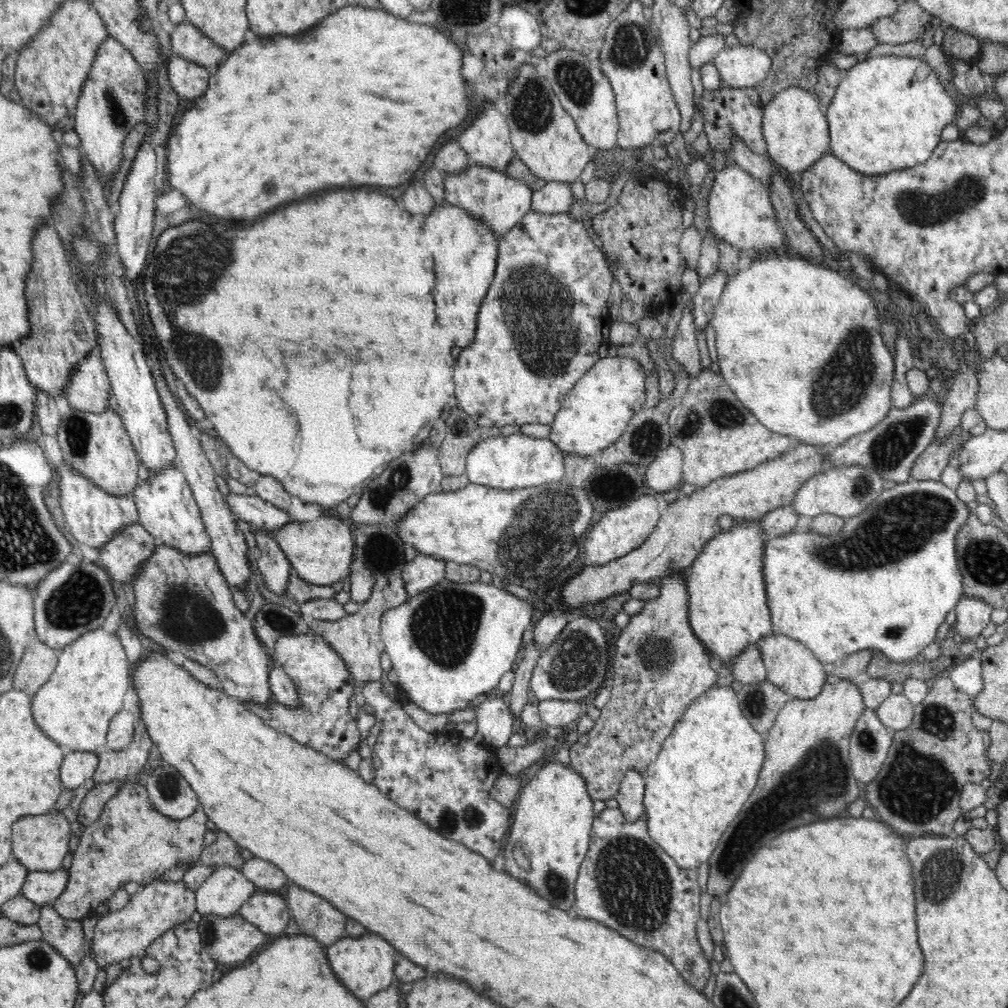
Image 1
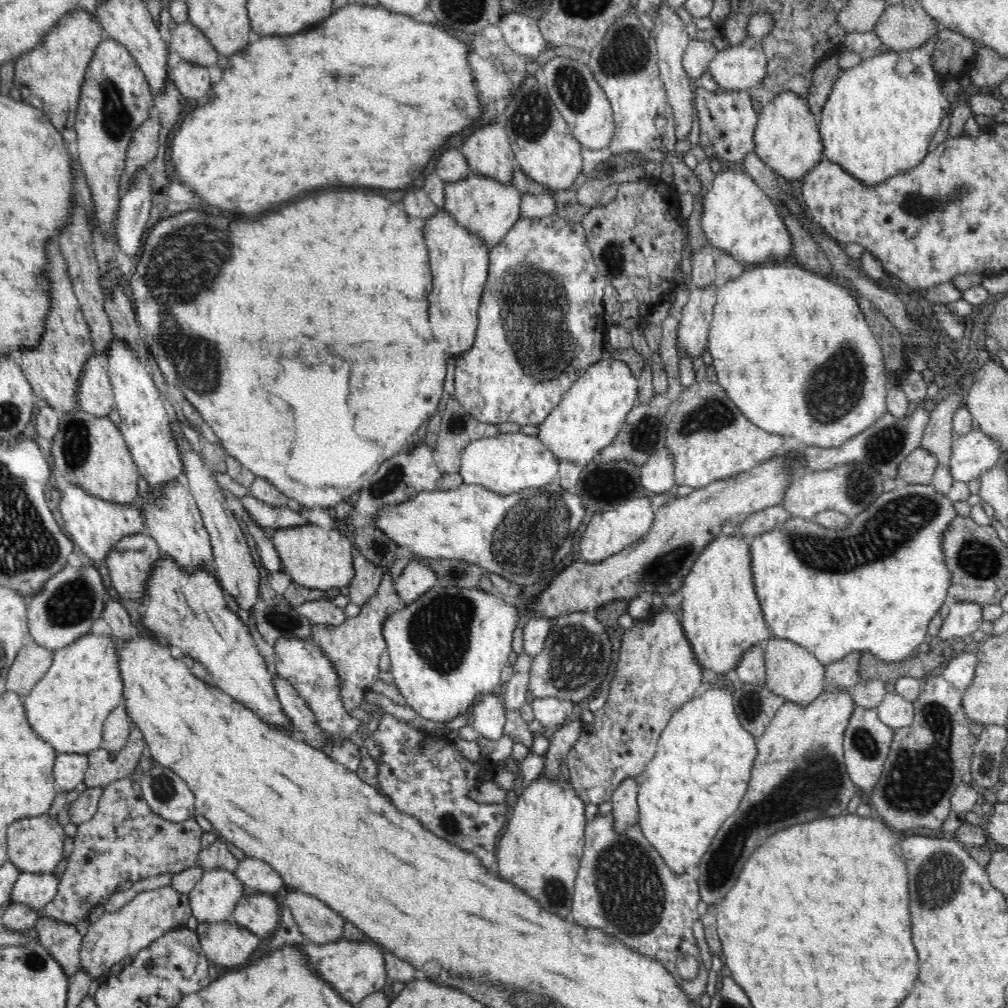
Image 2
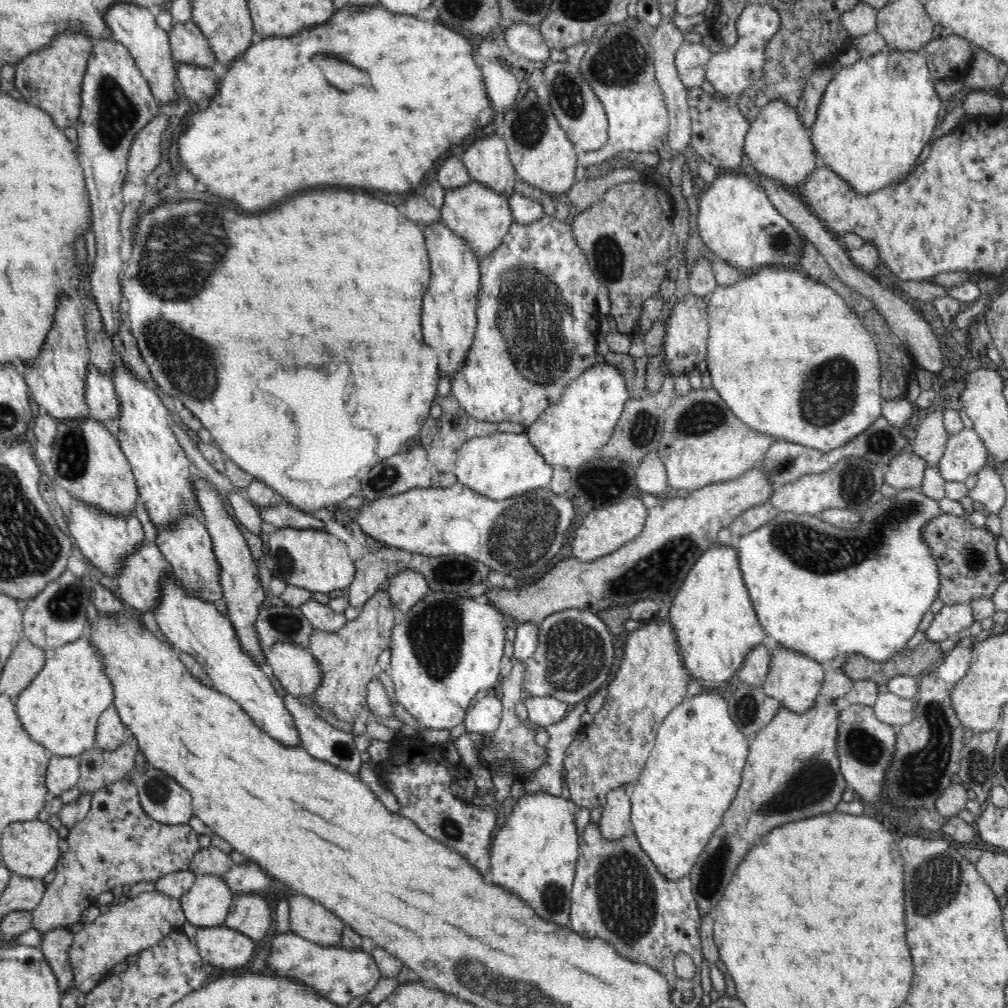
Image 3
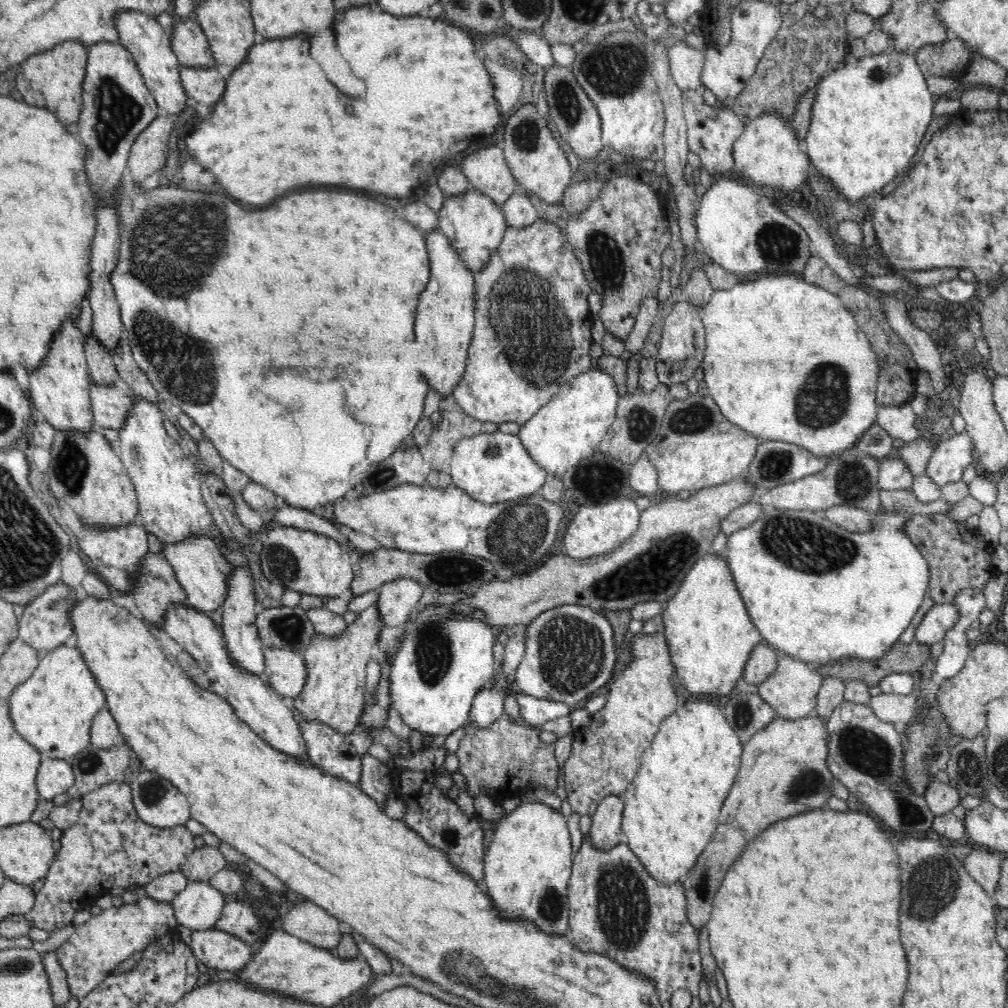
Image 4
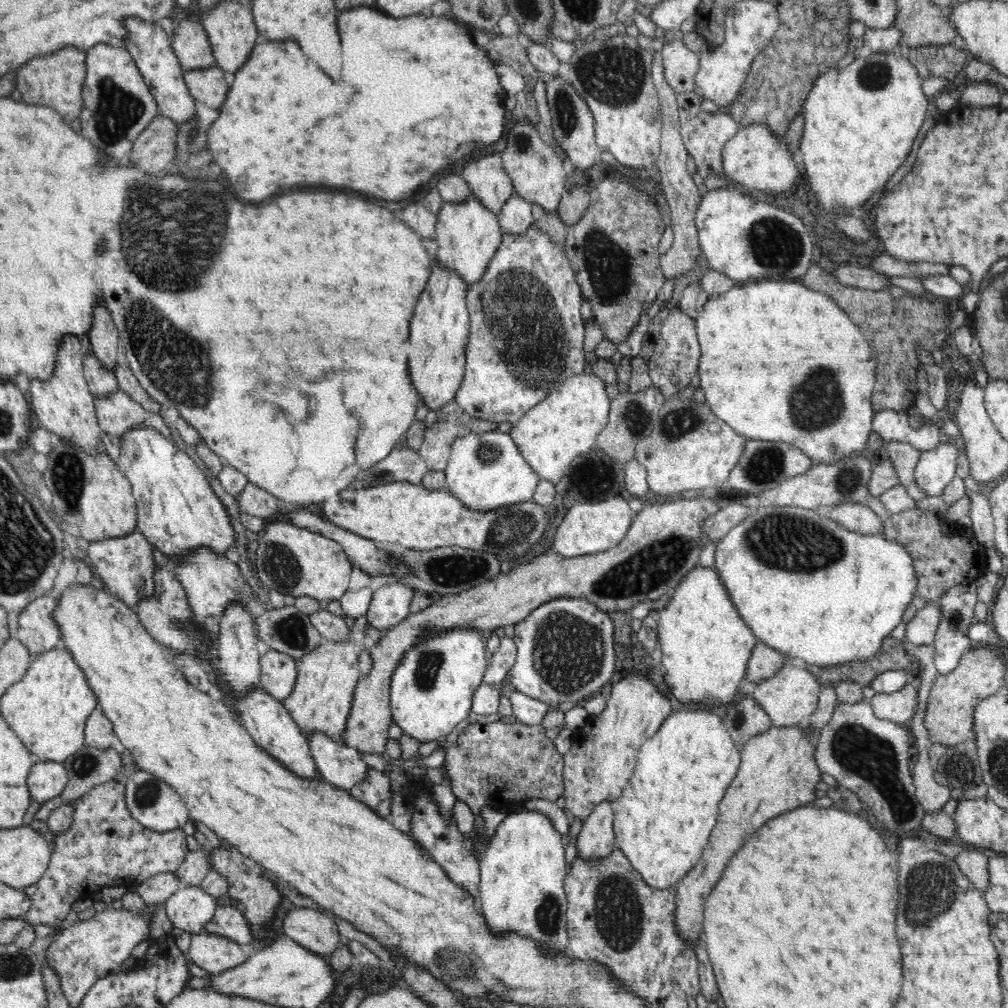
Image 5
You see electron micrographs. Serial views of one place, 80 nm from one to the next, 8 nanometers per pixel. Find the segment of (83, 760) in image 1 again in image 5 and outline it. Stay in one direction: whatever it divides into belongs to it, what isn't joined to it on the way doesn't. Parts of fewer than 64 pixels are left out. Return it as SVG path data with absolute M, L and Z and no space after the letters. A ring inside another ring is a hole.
M38 760L28 772L28 786L31 801L41 804L54 797L60 797L68 784L68 773L64 763L58 761Z

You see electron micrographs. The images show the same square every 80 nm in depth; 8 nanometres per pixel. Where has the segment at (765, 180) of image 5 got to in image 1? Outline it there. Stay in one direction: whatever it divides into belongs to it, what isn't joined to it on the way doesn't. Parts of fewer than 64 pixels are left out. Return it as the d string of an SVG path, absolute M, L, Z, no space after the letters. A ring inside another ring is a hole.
M786 87L763 105L762 110L762 135L766 141L766 159L772 162L782 173L787 170L793 175L795 172L803 173L810 165L815 163L822 155L830 153L830 127L826 118L826 106L822 106L818 95L802 87Z

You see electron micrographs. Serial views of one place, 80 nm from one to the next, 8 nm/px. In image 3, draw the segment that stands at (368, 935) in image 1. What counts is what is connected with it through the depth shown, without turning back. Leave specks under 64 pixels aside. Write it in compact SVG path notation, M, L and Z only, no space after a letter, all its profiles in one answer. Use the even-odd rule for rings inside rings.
M274 933L274 938L269 942L271 955L267 958L266 973L270 975L286 975L292 981L306 983L318 995L324 995L328 1001L340 1006L346 1006L358 996L364 996L371 990L381 974L376 959L362 949L346 949L342 945L326 946L312 943L294 933L279 935Z

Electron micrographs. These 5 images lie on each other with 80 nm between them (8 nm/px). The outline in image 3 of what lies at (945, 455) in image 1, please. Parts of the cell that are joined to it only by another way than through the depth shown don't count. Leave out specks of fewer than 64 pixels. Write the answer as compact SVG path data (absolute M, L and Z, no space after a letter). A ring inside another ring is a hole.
M907 449L896 456L896 459L889 465L883 475L883 483L888 483L898 490L918 489L922 486L926 467L926 460Z

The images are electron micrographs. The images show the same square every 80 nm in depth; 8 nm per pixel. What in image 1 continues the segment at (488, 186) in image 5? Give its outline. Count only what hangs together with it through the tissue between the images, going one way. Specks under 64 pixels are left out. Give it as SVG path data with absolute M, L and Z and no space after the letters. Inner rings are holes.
M497 102L484 104L480 114L457 141L474 165L484 165L506 173L507 164L515 158L509 126Z

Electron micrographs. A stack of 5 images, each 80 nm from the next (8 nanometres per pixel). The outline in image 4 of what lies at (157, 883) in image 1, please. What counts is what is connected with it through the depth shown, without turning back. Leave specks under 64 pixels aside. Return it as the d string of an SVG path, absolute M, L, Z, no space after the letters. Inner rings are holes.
M152 897L138 898L134 904L111 907L101 914L90 917L80 925L75 925L75 931L67 942L56 948L58 963L64 967L68 979L70 994L80 1000L96 985L100 984L118 964L132 956L134 951L142 951L157 943L161 937L176 932L178 919L174 917L174 907L168 901L160 902Z

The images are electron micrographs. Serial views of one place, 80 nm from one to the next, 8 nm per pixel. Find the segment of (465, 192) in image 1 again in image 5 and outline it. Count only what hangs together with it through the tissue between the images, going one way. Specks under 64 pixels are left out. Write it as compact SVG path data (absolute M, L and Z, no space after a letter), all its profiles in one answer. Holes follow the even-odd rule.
M472 196L470 200L460 204L445 202L437 214L435 234L432 237L438 245L433 261L458 273L469 288L484 274L485 268L500 247L503 236L498 216L476 197Z

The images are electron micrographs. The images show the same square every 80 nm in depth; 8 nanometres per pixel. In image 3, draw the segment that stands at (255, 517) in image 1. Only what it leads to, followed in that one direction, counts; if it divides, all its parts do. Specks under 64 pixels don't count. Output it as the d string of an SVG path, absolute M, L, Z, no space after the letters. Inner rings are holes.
M273 505L272 507L260 507L259 515L264 522L276 526L278 529L322 529L324 523L315 518L312 513L298 510L296 507L287 505Z

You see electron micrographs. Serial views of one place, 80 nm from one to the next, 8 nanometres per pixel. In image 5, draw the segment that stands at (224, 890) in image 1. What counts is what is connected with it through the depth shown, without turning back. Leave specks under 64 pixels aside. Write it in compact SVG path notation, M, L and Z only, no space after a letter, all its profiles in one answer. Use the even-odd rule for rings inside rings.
M200 885L182 886L164 903L174 928L190 933L204 931L205 924L214 918L218 908L216 897L208 895Z

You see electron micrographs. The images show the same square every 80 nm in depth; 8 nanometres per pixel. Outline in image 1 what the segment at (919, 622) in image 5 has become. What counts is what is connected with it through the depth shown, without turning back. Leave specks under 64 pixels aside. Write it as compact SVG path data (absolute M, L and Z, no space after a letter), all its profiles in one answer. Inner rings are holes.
M963 597L956 608L954 608L957 619L955 623L956 630L961 634L962 638L978 637L984 627L991 621L992 605L976 598Z

